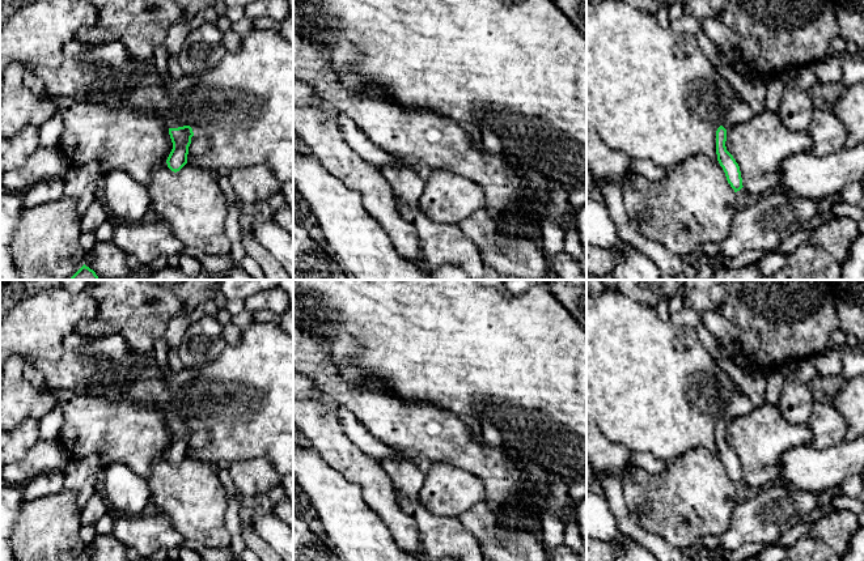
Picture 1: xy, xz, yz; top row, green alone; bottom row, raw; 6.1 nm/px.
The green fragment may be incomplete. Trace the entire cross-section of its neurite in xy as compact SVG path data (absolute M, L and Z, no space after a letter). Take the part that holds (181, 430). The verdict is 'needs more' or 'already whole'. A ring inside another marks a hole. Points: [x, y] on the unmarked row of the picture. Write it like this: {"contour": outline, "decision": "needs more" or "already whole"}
{"contour": "M177 413L168 416L173 442L166 452L168 460L177 466L187 456L189 439L194 429L190 418L183 418Z", "decision": "needs more"}

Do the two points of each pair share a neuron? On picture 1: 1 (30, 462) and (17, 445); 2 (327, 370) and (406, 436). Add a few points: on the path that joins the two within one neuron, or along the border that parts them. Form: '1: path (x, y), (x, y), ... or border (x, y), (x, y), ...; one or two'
1: border (39, 440), (13, 463); two
2: path (344, 391), (352, 398), (372, 403), (385, 415); one

